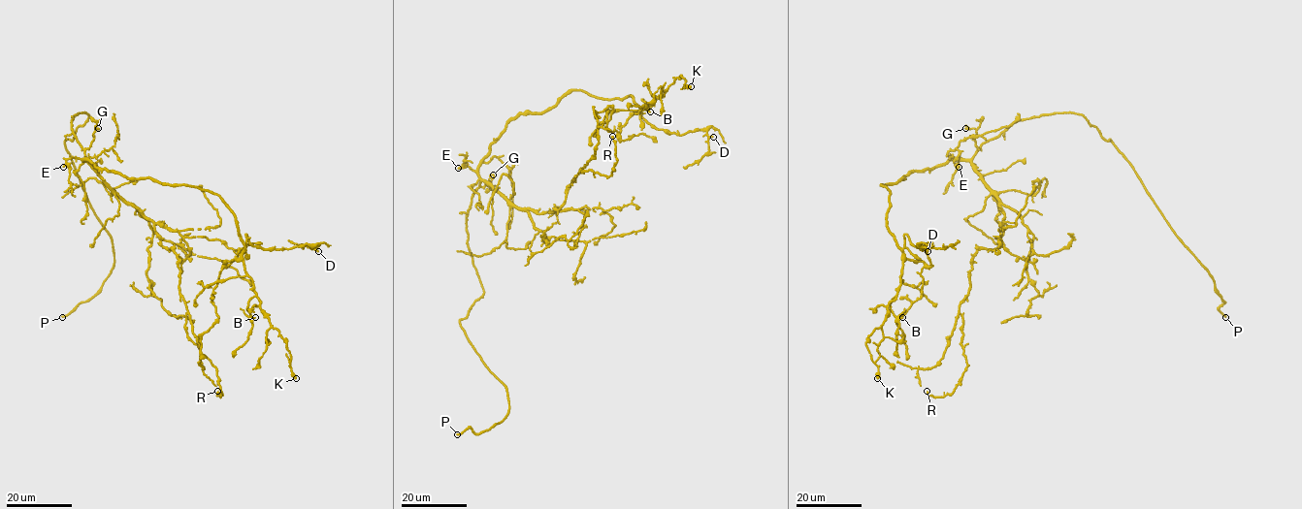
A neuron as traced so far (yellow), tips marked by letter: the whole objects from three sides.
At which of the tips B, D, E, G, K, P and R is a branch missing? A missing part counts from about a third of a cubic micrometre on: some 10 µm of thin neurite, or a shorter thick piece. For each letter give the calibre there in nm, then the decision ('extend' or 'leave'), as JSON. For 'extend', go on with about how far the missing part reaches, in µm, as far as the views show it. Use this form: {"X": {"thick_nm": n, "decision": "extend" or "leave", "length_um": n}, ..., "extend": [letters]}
{"B": {"thick_nm": 160, "decision": "leave"}, "D": {"thick_nm": 130, "decision": "leave"}, "E": {"thick_nm": 200, "decision": "extend", "length_um": 40}, "G": {"thick_nm": 160, "decision": "leave"}, "K": {"thick_nm": 480, "decision": "leave"}, "P": {"thick_nm": 240, "decision": "extend", "length_um": 10}, "R": {"thick_nm": 180, "decision": "leave"}, "extend": ["E", "P"]}

